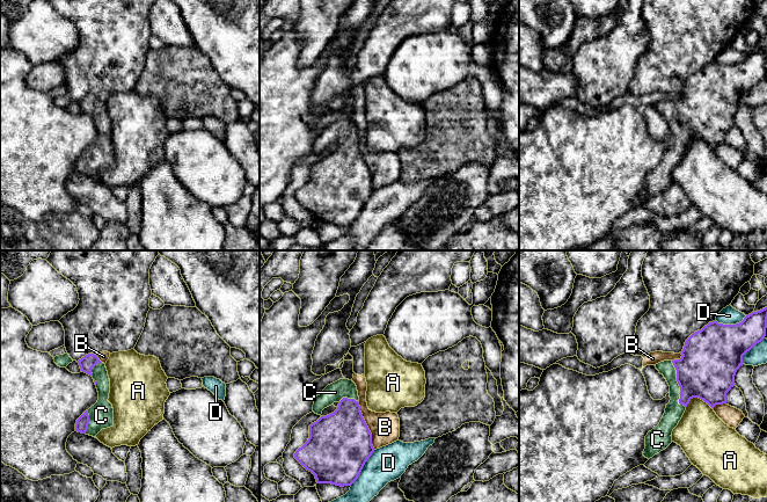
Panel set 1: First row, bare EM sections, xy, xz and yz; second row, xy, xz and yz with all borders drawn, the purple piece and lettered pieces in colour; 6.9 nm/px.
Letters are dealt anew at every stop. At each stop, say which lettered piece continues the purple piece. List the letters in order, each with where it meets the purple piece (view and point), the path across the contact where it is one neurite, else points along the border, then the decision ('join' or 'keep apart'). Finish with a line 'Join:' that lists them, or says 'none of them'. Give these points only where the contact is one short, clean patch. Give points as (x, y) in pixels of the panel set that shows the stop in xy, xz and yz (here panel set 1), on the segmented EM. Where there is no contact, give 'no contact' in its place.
A: meets purple in yz at (700, 398); keep apart
B: meets purple in xz at (366, 426); keep apart
C: meets purple in yz at (679, 385); join
D: meets purple in xz at (363, 466); keep apart
Join: C

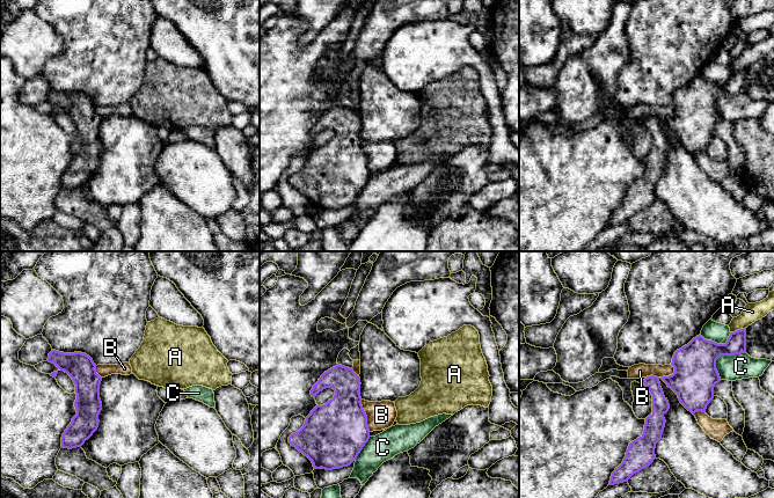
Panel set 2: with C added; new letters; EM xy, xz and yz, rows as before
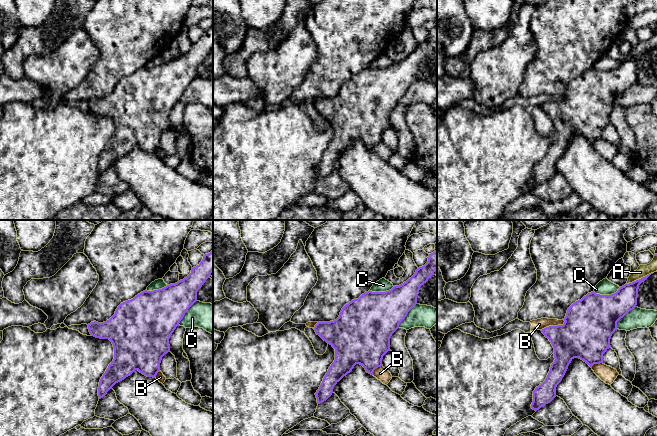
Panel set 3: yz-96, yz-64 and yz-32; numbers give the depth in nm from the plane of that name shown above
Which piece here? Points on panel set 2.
A: meets purple in yz at (738, 330); keep apart
B: meets purple in xz at (366, 416); keep apart
C: meets purple in yz at (721, 354); keep apart
Join: none of them

